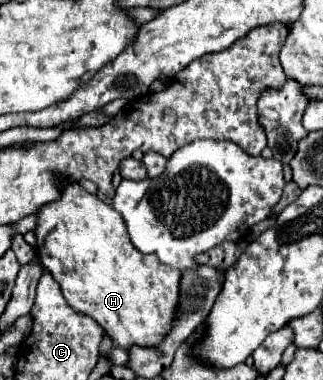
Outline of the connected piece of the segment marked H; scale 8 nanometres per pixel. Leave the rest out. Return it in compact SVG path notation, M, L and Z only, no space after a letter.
M69 182L63 186L59 200L37 212L37 226L33 232L37 238L39 262L59 282L69 306L91 316L119 348L129 350L131 346L155 346L165 338L171 328L173 308L179 298L181 270L163 266L155 254L139 254L139 250L135 250L127 238L127 226L123 226L123 218L111 204L83 190L79 182Z

